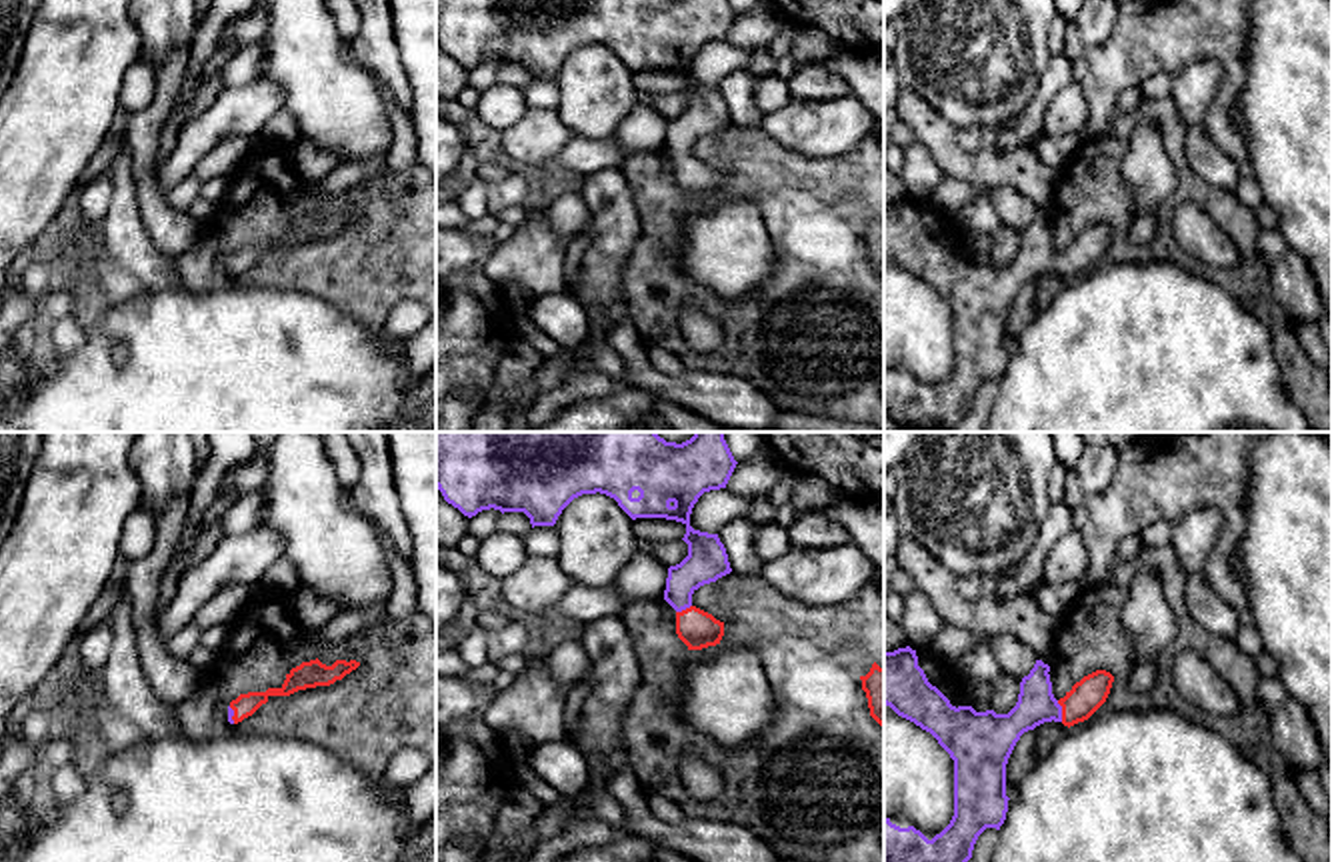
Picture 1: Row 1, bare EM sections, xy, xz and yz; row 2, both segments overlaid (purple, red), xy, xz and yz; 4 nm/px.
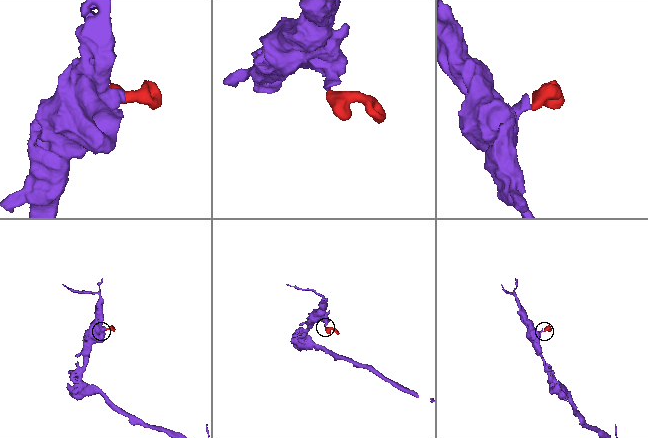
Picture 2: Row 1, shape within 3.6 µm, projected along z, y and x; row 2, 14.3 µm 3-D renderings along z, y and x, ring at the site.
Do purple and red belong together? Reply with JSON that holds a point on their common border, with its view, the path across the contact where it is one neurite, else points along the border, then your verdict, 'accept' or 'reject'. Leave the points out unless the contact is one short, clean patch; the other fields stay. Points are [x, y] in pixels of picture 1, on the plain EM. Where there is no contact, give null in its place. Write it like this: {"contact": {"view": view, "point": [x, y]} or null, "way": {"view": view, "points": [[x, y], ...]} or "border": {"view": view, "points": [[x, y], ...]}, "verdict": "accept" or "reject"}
{"contact": {"view": "yz", "point": [1060, 262]}, "way": {"view": "yz", "points": [[1036, 256], [1060, 262], [1070, 262], [1090, 244]]}, "verdict": "accept"}

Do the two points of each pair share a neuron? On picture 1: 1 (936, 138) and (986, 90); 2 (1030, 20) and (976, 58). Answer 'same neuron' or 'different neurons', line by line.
1: different neurons
2: same neuron

